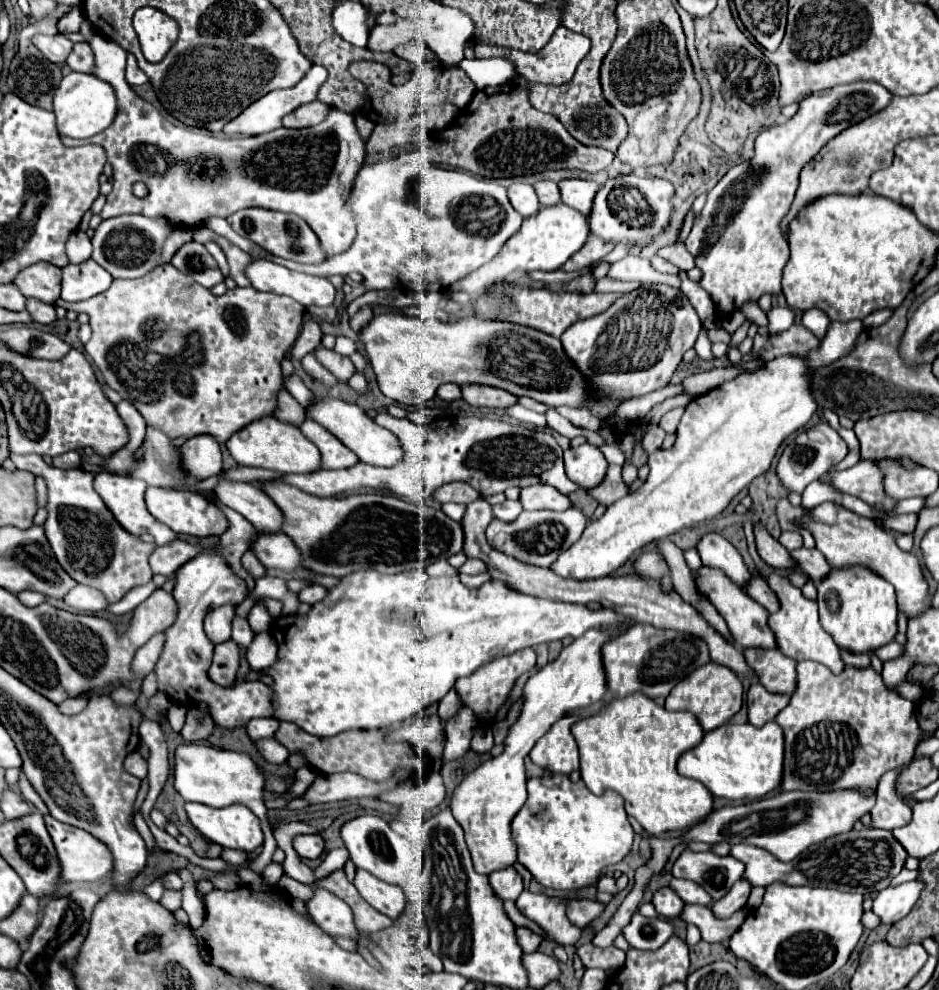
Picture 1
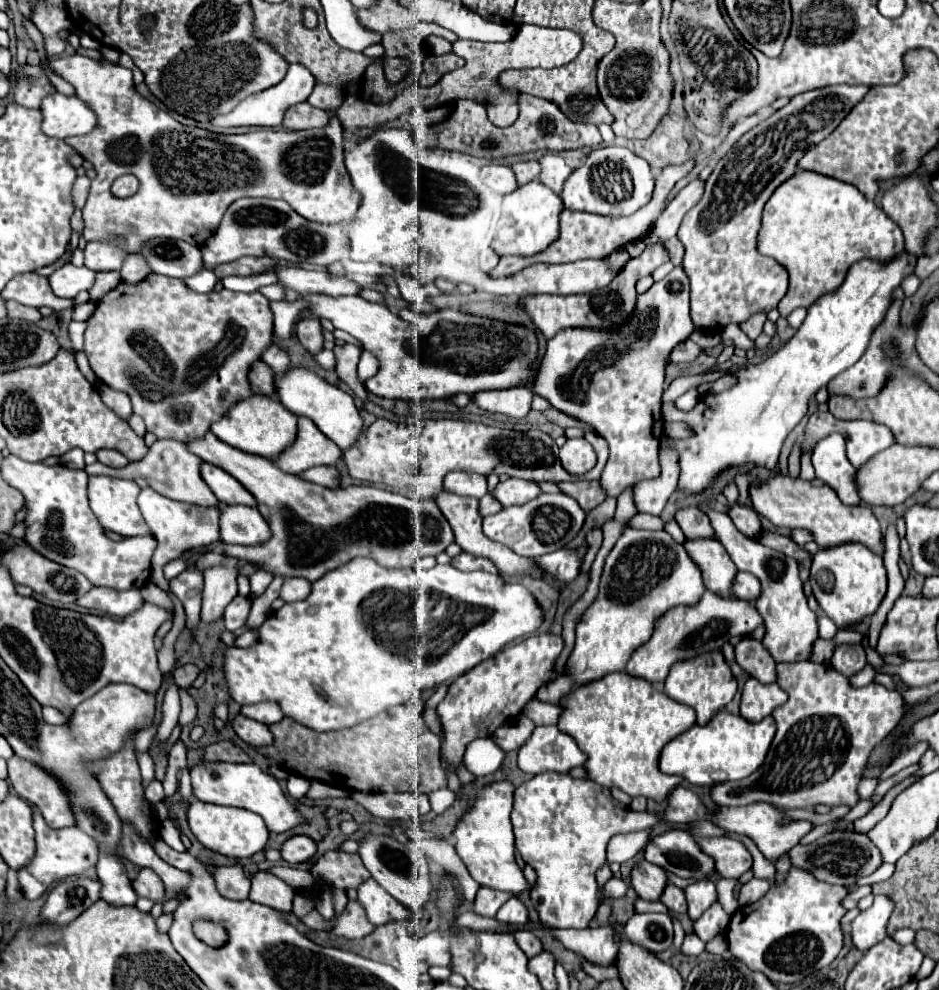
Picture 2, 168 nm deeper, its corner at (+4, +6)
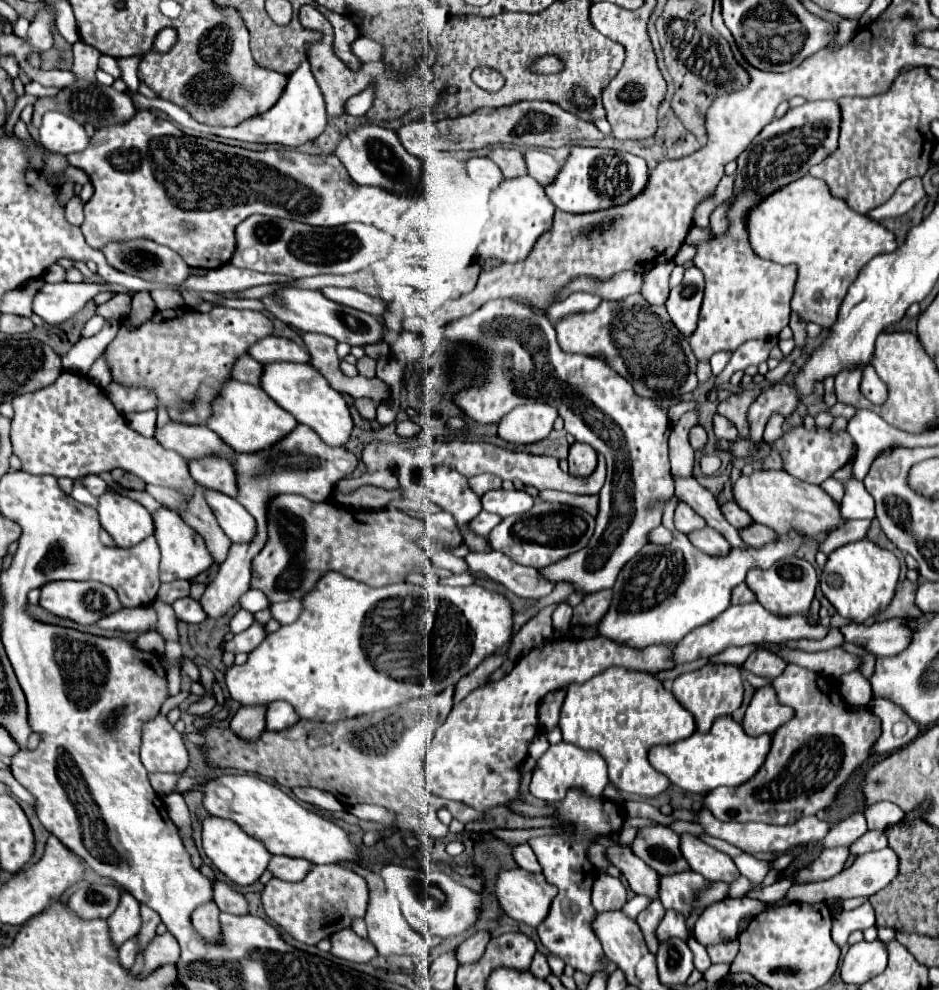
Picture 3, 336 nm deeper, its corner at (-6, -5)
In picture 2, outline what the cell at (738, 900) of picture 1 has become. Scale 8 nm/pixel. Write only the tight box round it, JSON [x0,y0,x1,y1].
[693,903,729,941]

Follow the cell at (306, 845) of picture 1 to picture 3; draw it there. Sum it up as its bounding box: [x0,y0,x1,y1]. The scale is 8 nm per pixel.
[267,856,313,882]

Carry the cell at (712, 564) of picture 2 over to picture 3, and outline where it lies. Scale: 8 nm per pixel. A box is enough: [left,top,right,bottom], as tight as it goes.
[689,526,731,556]

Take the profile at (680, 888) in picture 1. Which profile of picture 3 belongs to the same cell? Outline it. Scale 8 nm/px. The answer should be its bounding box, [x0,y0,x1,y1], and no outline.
[693,898,768,944]

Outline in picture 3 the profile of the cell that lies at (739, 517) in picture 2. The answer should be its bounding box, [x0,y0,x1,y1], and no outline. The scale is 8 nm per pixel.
[721,502,753,530]

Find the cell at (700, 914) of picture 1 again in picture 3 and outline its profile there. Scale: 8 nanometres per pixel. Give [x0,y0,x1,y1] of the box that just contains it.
[659,872,729,918]

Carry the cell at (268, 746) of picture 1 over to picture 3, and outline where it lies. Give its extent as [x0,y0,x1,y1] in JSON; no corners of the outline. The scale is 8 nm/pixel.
[231,706,265,740]

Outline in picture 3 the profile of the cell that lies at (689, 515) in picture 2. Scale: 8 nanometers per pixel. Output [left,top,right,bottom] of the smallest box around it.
[675,502,705,534]

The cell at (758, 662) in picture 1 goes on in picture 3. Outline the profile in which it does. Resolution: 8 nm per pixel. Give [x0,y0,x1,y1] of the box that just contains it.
[745,650,787,680]

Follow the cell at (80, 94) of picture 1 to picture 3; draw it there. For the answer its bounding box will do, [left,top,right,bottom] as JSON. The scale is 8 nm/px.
[39,112,89,156]

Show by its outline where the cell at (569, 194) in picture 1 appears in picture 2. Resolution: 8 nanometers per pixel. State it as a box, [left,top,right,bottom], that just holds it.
[539,153,573,191]

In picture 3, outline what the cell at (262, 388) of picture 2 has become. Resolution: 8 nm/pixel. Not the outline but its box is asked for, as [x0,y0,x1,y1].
[233,354,263,388]

